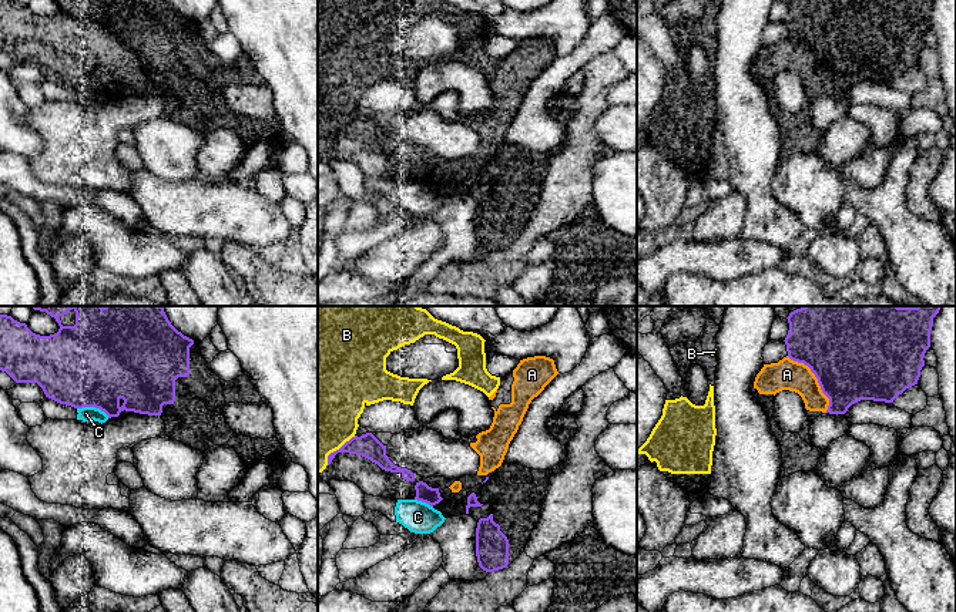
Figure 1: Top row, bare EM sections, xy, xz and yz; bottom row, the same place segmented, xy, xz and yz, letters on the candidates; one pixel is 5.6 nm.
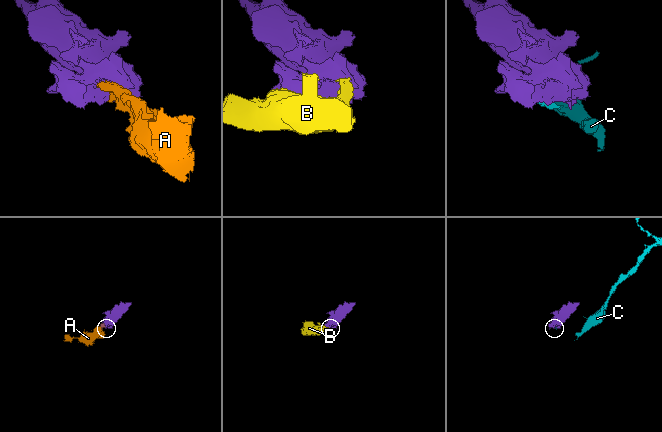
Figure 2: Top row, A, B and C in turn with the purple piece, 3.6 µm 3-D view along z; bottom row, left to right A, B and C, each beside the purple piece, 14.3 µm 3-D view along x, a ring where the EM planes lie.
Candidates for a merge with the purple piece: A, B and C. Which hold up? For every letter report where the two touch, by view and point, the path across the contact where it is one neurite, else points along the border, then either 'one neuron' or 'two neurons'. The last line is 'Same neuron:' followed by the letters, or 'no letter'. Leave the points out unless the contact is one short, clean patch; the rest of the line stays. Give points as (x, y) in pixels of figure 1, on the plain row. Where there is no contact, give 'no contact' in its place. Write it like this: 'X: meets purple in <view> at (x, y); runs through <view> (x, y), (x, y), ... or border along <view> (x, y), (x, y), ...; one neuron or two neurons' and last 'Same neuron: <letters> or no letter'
A: meets purple in yz at (817, 59); one neuron
B: meets purple in xz at (336, 131); border along xz (355, 117), (334, 131), (328, 137), (326, 145); two neurons
C: meets purple in xy at (93, 87); two neurons
Same neuron: A

